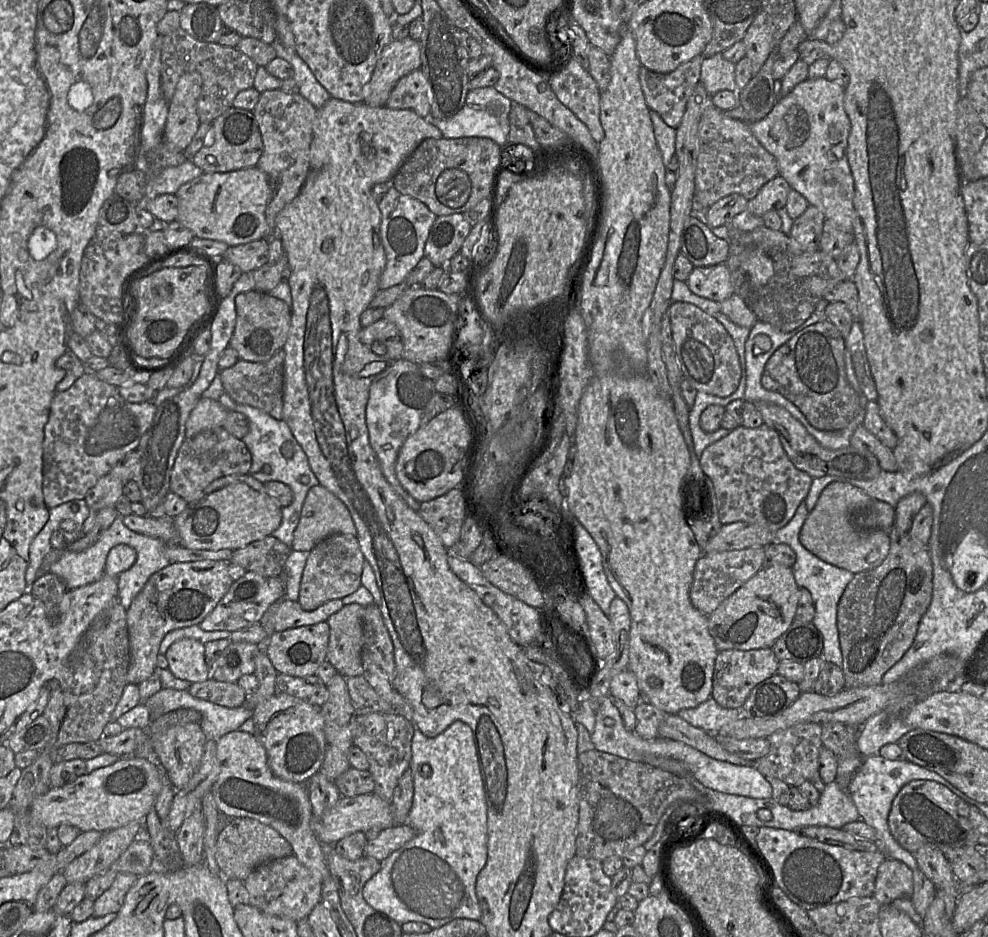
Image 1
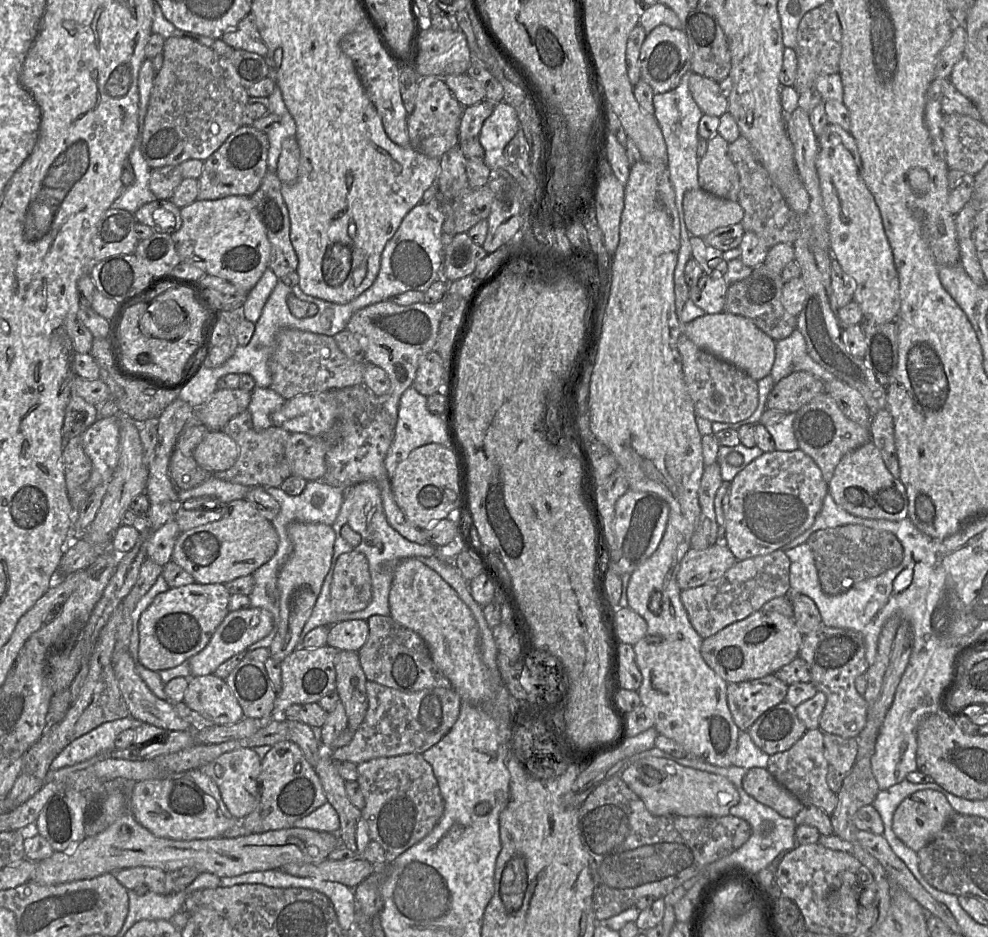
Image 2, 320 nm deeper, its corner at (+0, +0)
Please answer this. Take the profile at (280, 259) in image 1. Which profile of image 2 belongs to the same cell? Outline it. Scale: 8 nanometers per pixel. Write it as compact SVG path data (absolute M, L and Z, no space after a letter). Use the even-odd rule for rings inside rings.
M267 171L259 188L250 196L271 246L268 268L281 279L296 271L298 258L290 241L290 218L275 172Z

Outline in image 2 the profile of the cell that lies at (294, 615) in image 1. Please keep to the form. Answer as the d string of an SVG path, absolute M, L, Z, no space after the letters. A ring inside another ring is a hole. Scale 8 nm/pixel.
M362 619L346 620L329 627L327 645L339 651L358 652L369 636L367 621Z

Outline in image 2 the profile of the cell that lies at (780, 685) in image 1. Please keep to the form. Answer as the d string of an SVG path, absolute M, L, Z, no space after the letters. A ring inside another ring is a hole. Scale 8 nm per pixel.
M786 700L765 711L749 728L754 744L769 756L790 749L807 731L799 719L796 708Z

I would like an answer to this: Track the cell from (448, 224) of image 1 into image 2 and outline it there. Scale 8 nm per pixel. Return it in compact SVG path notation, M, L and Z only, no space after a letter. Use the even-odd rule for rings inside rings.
M457 233L449 244L444 246L441 276L447 282L453 282L473 274L476 265L487 252L475 244L468 233Z

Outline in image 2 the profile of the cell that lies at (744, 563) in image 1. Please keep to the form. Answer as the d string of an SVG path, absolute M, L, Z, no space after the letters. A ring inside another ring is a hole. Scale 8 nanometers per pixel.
M778 549L767 555L738 560L717 579L695 588L681 590L680 597L690 623L702 639L705 639L761 610L769 600L789 596L789 572L790 560L782 549Z

